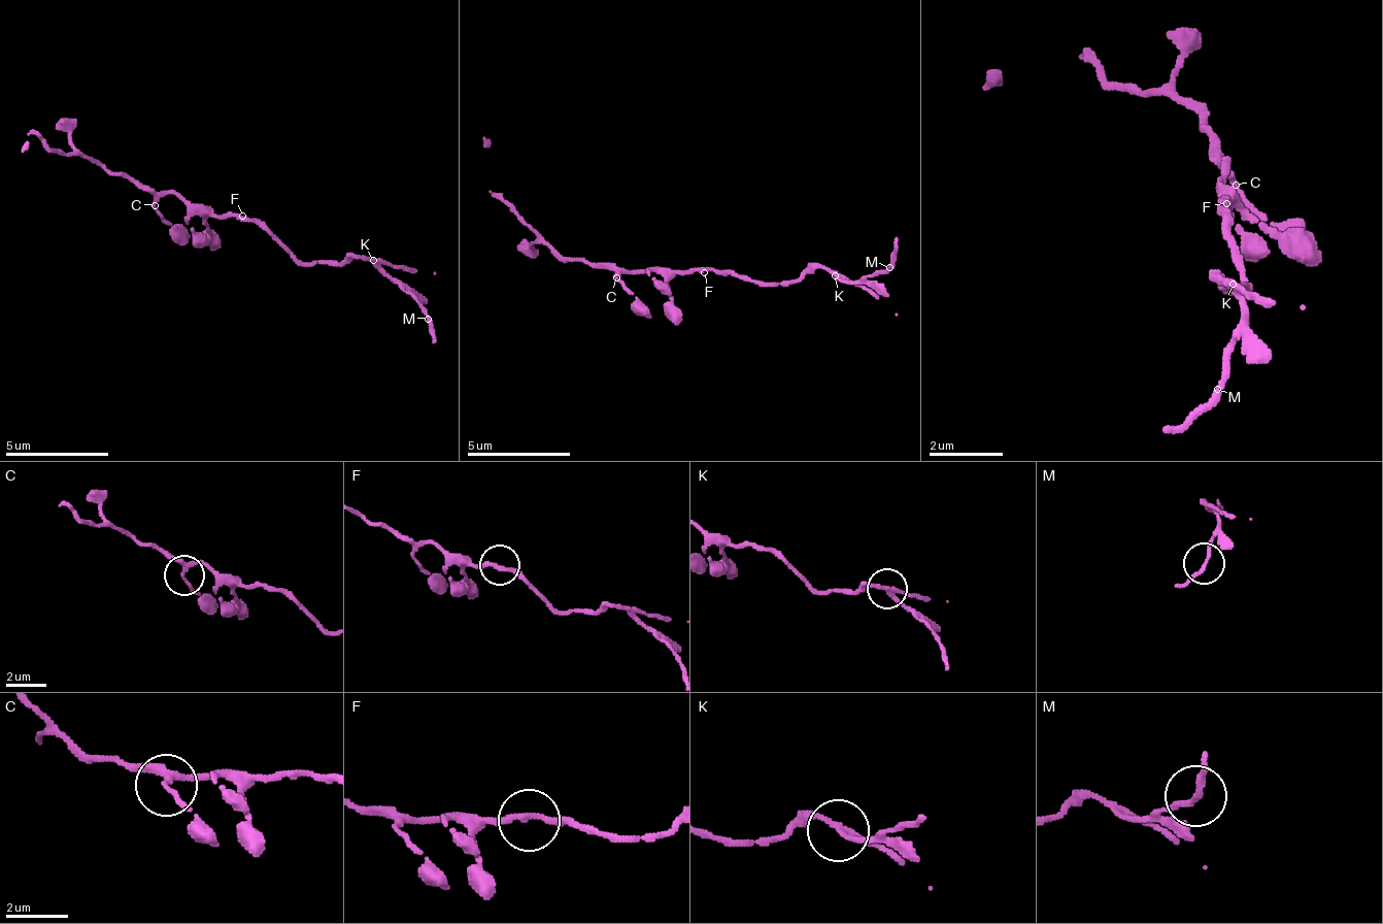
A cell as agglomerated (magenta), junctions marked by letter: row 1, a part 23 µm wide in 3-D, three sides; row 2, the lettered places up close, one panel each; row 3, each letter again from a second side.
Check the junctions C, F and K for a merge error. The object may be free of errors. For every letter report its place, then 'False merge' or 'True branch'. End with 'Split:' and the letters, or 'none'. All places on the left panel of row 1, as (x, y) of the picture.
C: Place: (155, 205). True branch
F: Place: (242, 216). True branch
K: Place: (373, 260). False merge
Split: K

